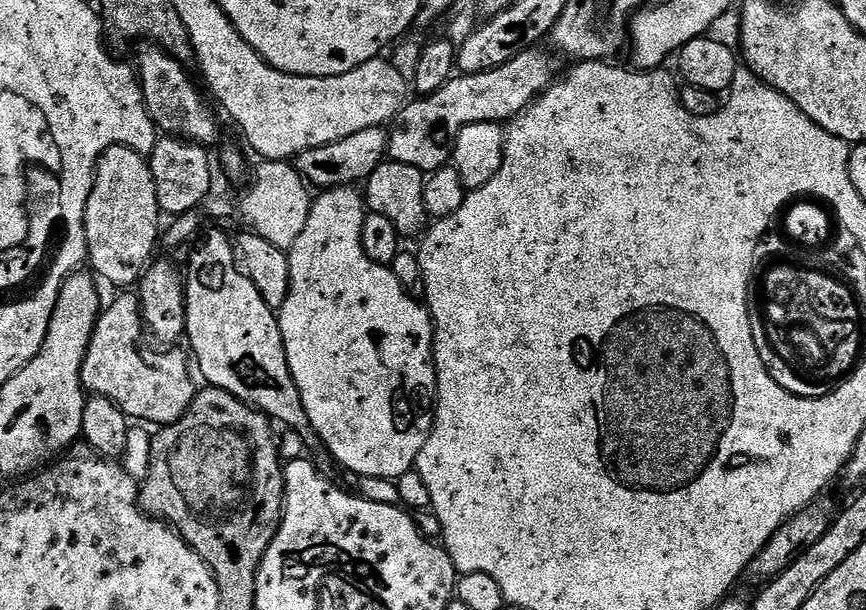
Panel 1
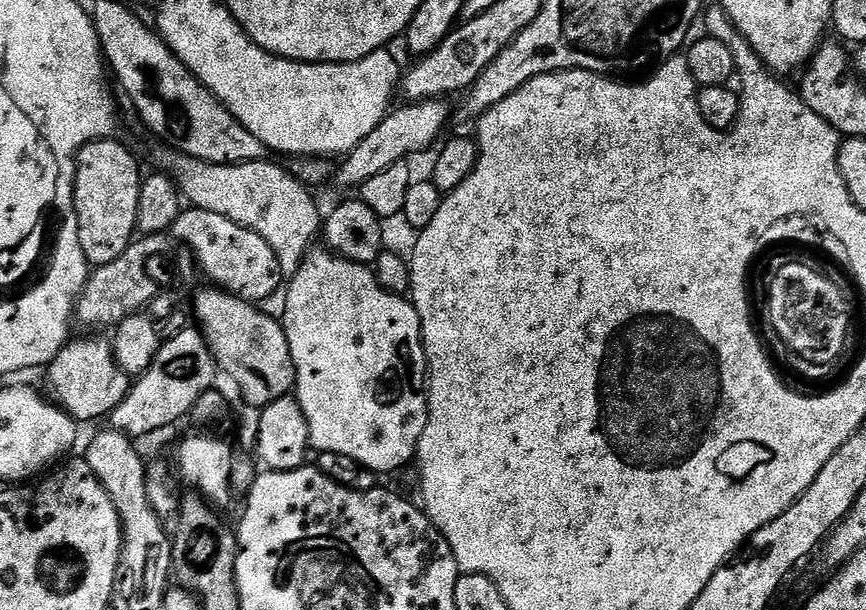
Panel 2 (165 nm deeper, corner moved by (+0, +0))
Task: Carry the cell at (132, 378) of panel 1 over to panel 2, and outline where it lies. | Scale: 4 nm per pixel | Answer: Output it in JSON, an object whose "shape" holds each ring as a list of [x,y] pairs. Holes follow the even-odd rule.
{"shape":[[[92,334],[89,340],[76,340],[65,344],[63,350],[55,356],[52,363],[47,365],[48,384],[52,387],[51,399],[59,404],[64,411],[71,414],[72,419],[77,422],[83,420],[96,420],[99,416],[111,417],[112,411],[126,398],[130,387],[130,377],[127,372],[123,372],[120,364],[116,360],[116,354],[111,343],[99,340],[99,335]]]}

